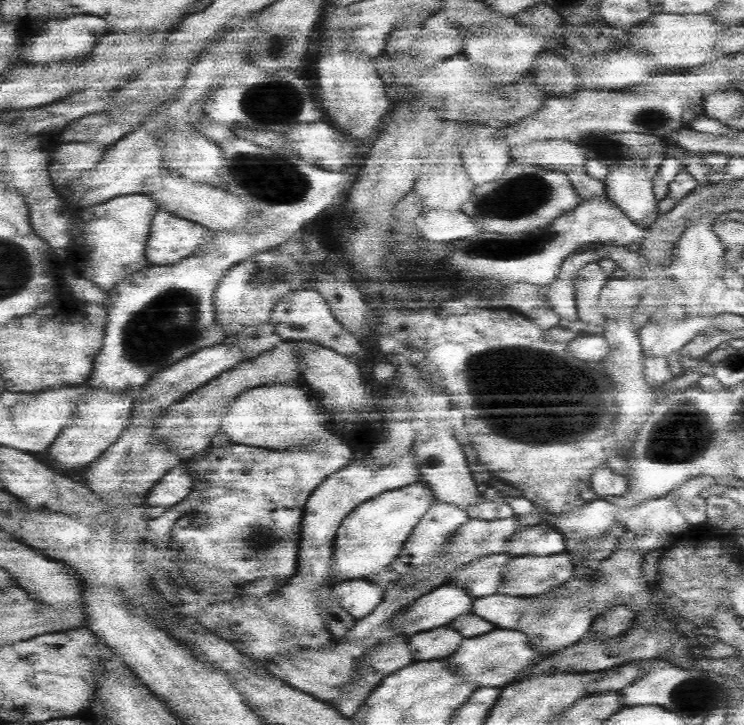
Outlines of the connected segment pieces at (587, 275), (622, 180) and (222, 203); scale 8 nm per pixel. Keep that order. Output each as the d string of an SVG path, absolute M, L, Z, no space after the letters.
M596 262L582 266L574 278L577 314L579 320L587 324L587 334L603 335L606 330L608 320L598 309L600 292L606 286L606 280L606 273Z
M636 156L636 158L622 158L620 162L612 164L608 169L609 173L605 180L607 196L618 207L622 207L622 212L626 212L628 218L634 220L634 225L648 229L660 214L657 208L658 201L653 192L653 182L659 176L656 164L651 164L646 156L644 158Z
M166 176L166 178L154 178L154 190L142 190L143 194L158 205L159 210L174 212L178 217L184 217L202 227L214 228L214 230L226 230L234 228L234 224L242 224L246 220L246 208L242 208L242 200L236 196L229 196L222 192L220 188L214 188L208 184L198 184L188 178L176 178L176 176Z

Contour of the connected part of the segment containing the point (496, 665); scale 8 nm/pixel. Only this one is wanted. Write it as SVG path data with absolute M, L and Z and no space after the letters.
M492 630L488 634L463 638L460 648L448 656L447 667L455 676L462 677L462 681L470 684L470 688L501 688L508 678L516 678L526 667L538 664L540 654L530 648L529 638L518 630Z

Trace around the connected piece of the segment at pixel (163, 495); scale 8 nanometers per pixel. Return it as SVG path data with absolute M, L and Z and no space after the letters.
M182 466L171 467L162 479L151 487L147 493L145 504L150 506L174 506L184 500L192 492L192 476Z

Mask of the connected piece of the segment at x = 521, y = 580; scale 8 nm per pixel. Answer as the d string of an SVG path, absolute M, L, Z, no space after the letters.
M569 552L548 556L513 556L503 568L497 594L510 597L540 595L572 576L574 561Z

